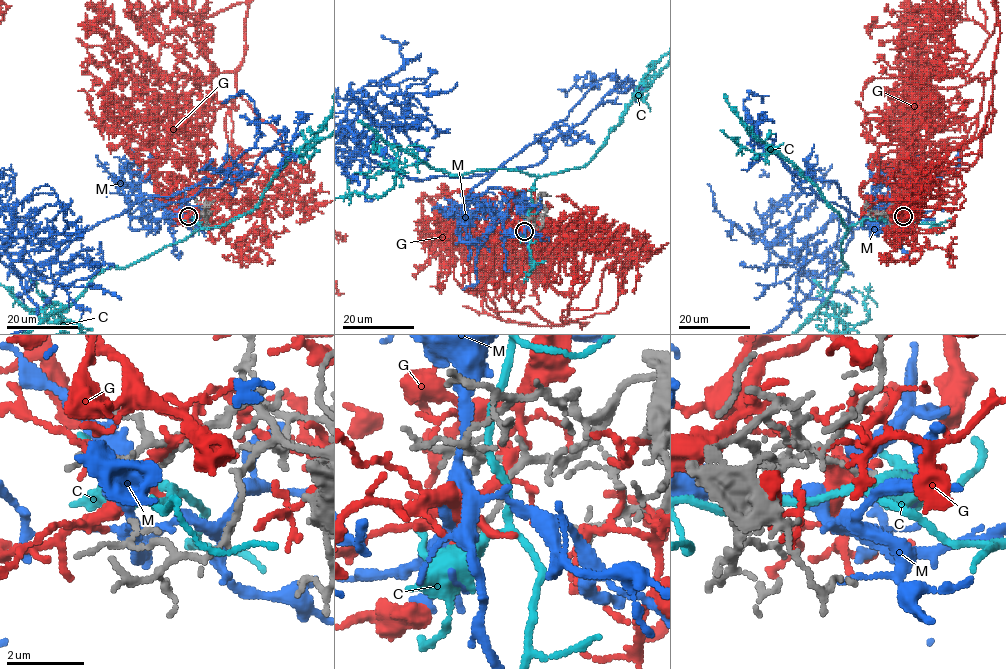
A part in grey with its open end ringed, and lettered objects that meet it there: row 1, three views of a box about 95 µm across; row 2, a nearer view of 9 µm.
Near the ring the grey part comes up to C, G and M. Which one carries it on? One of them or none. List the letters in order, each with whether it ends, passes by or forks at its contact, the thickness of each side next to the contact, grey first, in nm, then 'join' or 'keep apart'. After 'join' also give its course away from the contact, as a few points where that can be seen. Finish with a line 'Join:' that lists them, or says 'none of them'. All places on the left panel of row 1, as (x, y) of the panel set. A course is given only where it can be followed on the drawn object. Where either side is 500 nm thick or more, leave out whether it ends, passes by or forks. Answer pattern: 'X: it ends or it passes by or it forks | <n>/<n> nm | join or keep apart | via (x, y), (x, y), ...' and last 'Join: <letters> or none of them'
C: it forks | 160/360 nm | keep apart
G: it forks | 170/360 nm | keep apart
M: it forks | 160/300 nm | join | via (188, 216), (130, 227), (206, 178), (138, 200), (21, 275), (13, 263), (27, 241)
Join: M

